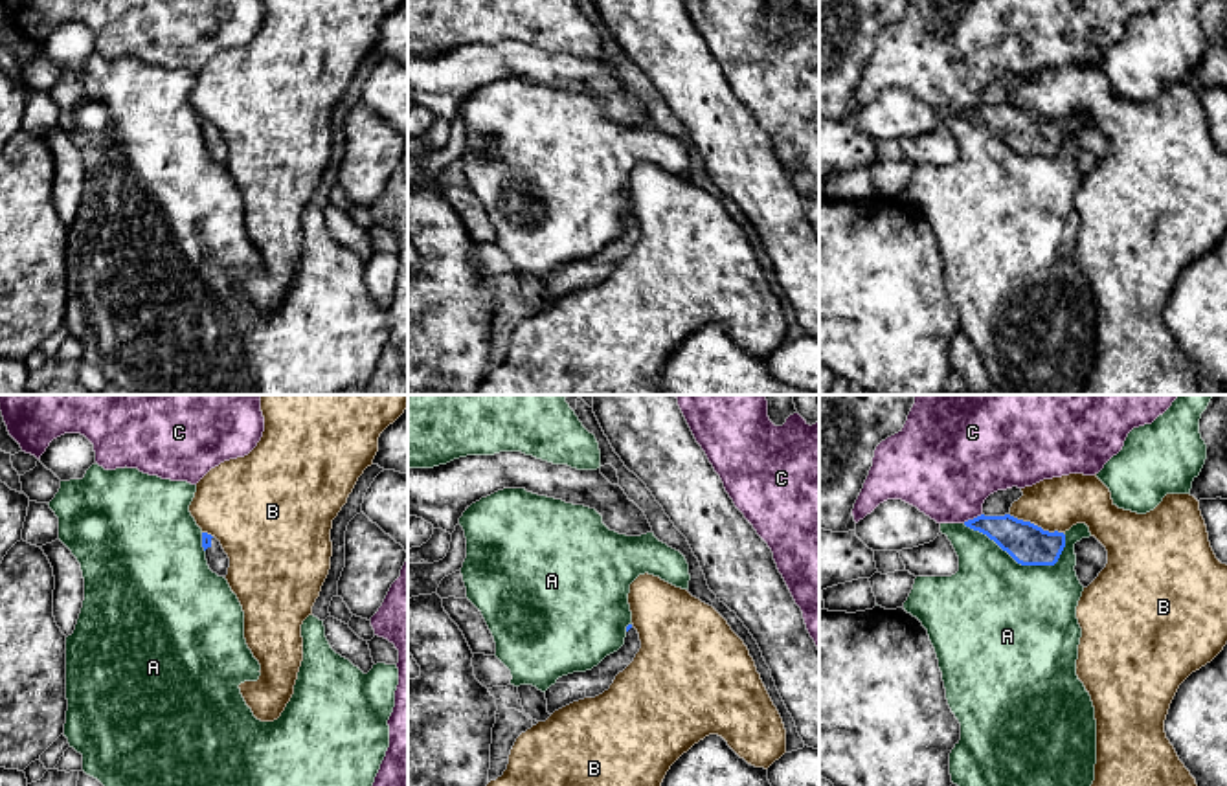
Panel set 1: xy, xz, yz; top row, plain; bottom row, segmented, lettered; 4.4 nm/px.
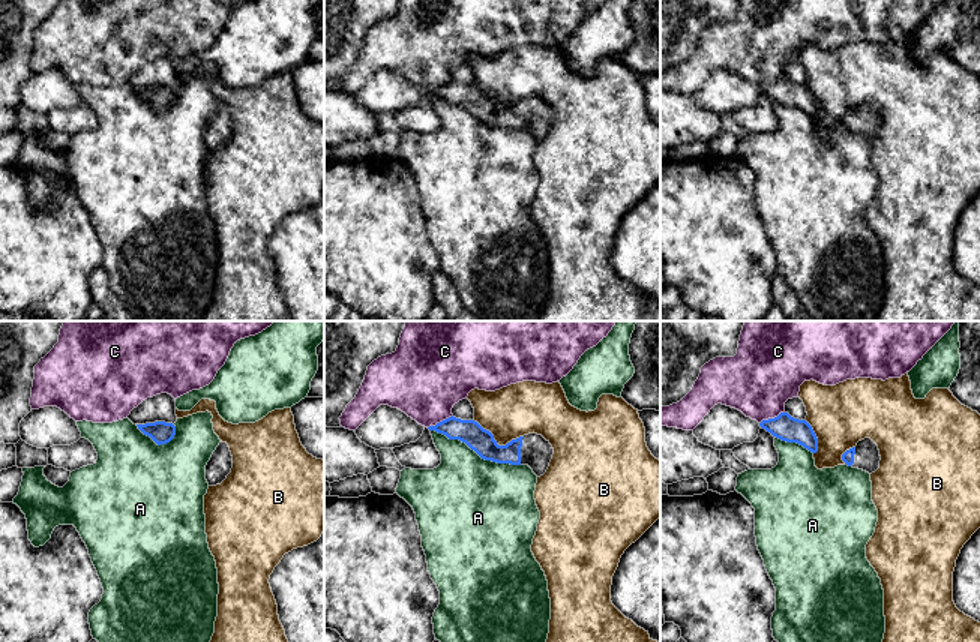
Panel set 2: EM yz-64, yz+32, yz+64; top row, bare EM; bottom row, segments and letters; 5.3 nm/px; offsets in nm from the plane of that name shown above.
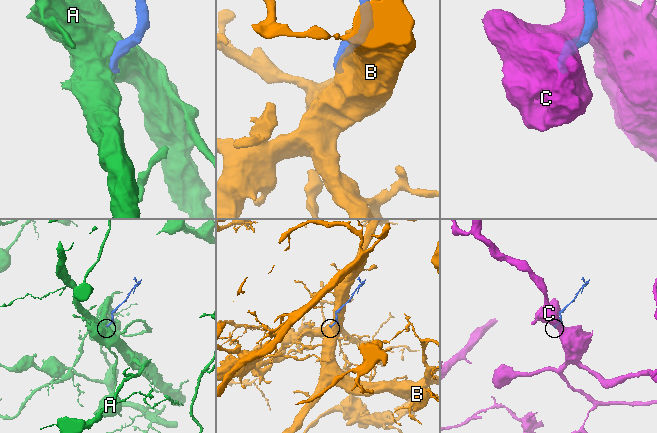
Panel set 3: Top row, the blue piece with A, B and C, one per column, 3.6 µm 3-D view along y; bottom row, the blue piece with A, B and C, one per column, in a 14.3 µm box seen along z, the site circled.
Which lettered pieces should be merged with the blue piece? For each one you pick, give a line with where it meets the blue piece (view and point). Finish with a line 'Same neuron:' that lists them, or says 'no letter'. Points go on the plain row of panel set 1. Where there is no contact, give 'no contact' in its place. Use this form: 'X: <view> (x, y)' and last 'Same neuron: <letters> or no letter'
Same neuron: no letter

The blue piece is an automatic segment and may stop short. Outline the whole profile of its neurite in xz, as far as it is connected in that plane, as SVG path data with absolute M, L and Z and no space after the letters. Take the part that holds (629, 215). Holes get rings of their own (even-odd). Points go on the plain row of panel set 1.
M628 213L625 233L617 241L606 244L591 259L558 266L557 272L546 279L547 301L553 303L573 290L595 286L608 279L615 264L634 250L639 237L639 222L634 213Z

